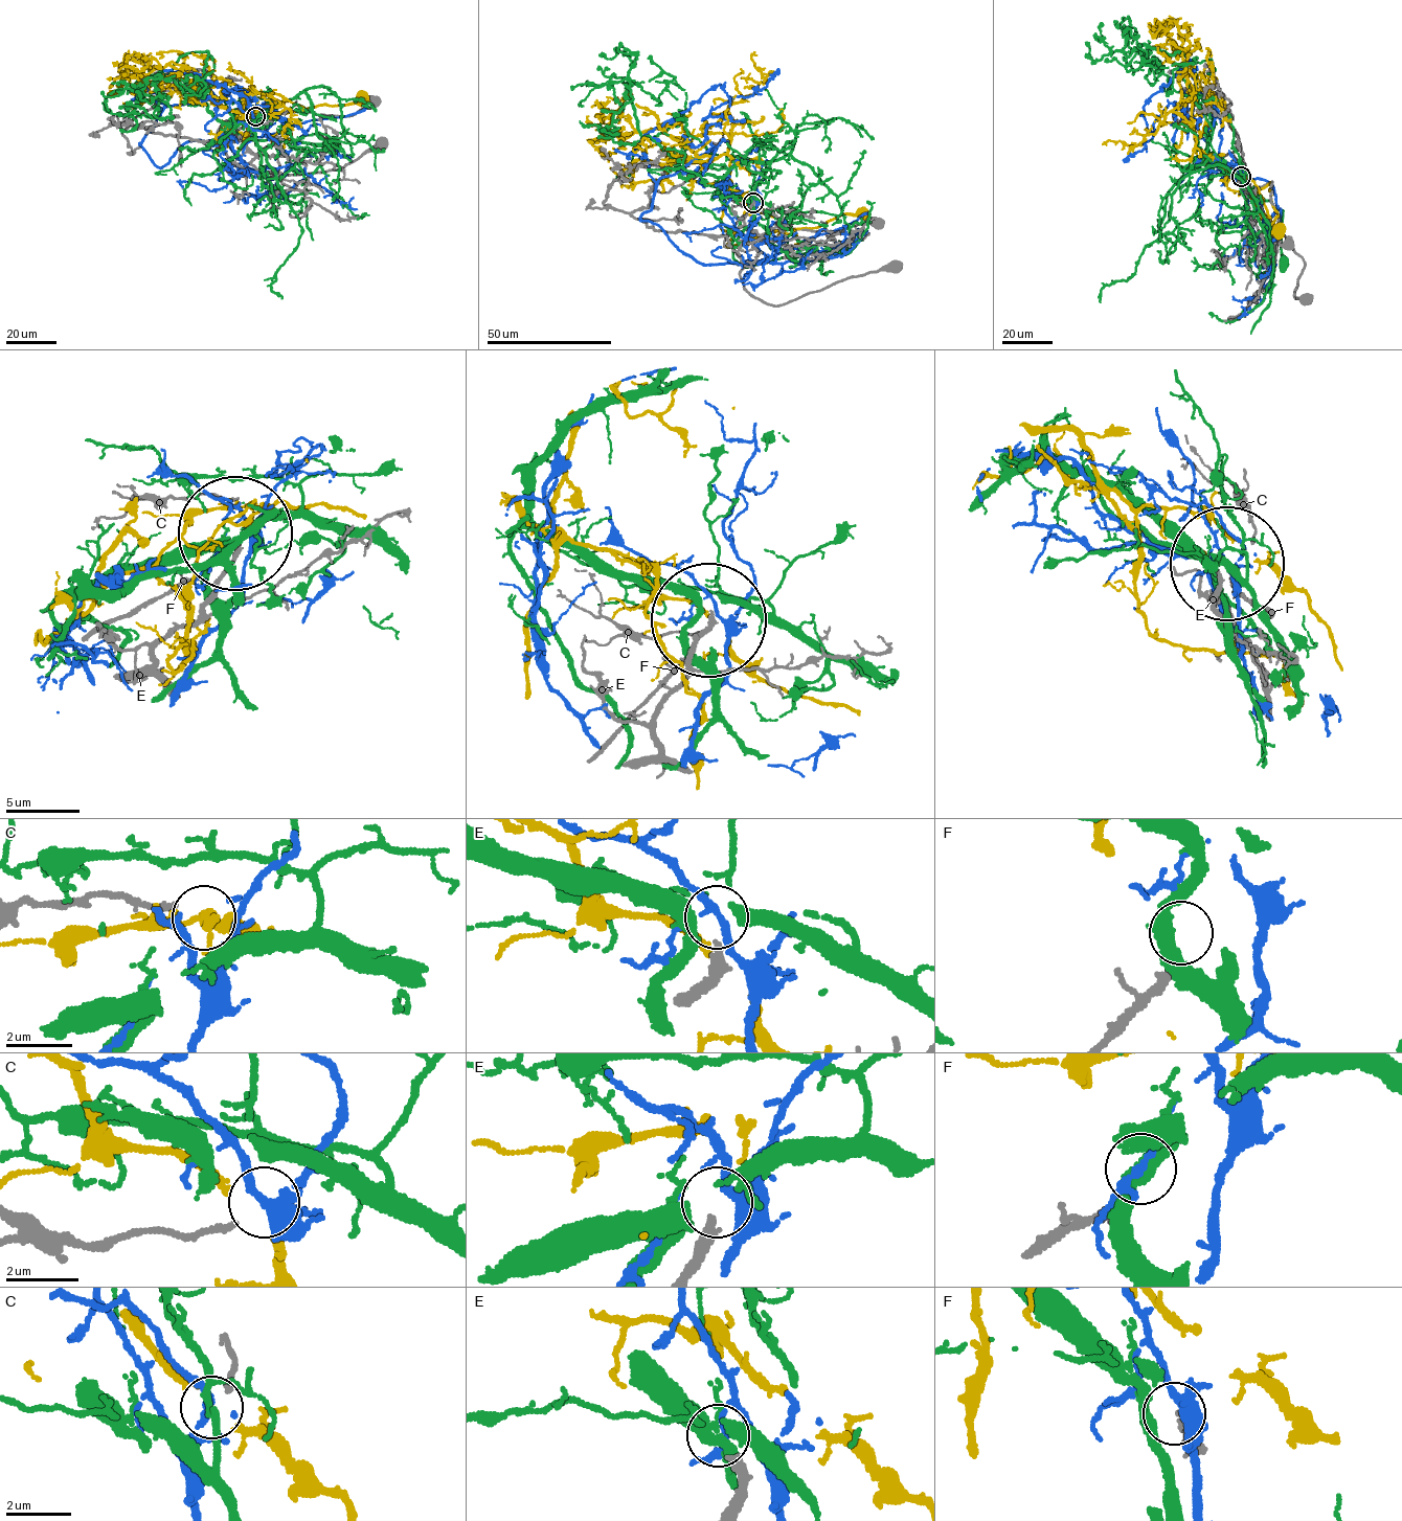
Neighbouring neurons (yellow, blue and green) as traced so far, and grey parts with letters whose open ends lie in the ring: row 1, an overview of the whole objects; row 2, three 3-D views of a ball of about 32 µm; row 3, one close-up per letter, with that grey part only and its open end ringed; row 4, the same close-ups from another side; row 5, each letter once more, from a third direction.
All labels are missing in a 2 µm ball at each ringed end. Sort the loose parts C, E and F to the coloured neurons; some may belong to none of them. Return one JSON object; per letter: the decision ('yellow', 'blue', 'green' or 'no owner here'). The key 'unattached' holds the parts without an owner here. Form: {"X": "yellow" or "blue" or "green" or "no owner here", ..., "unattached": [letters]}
{"C": "blue", "E": "no owner here", "F": "no owner here", "unattached": ["E", "F"]}

